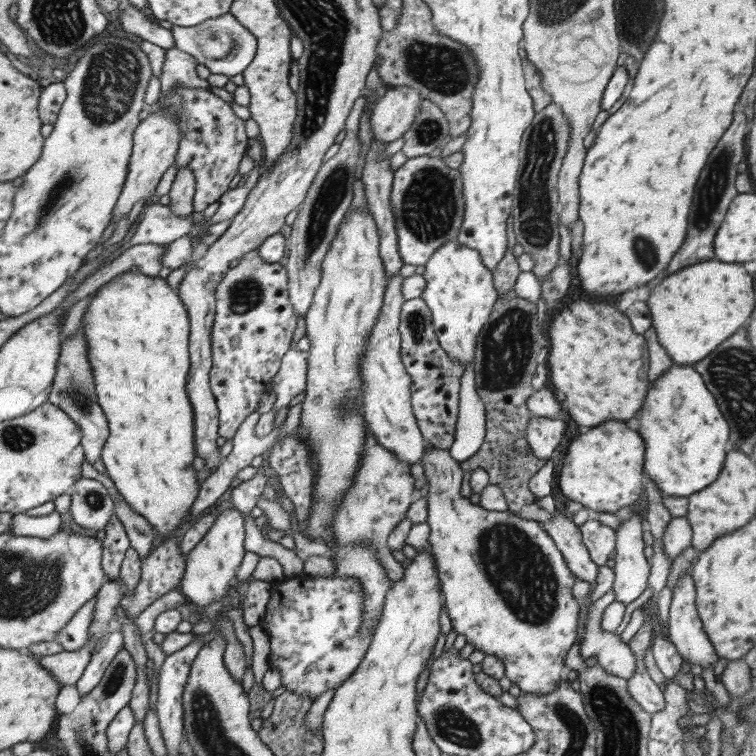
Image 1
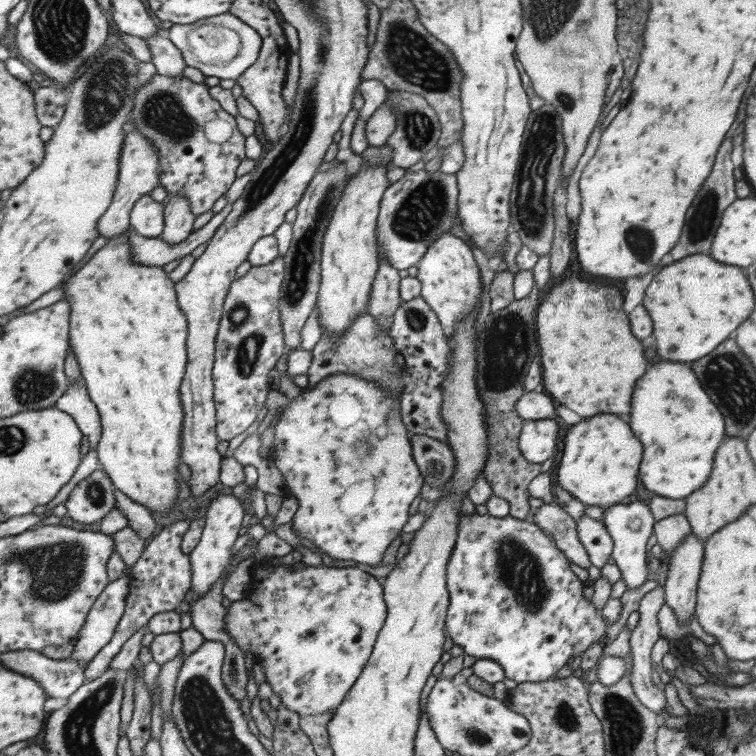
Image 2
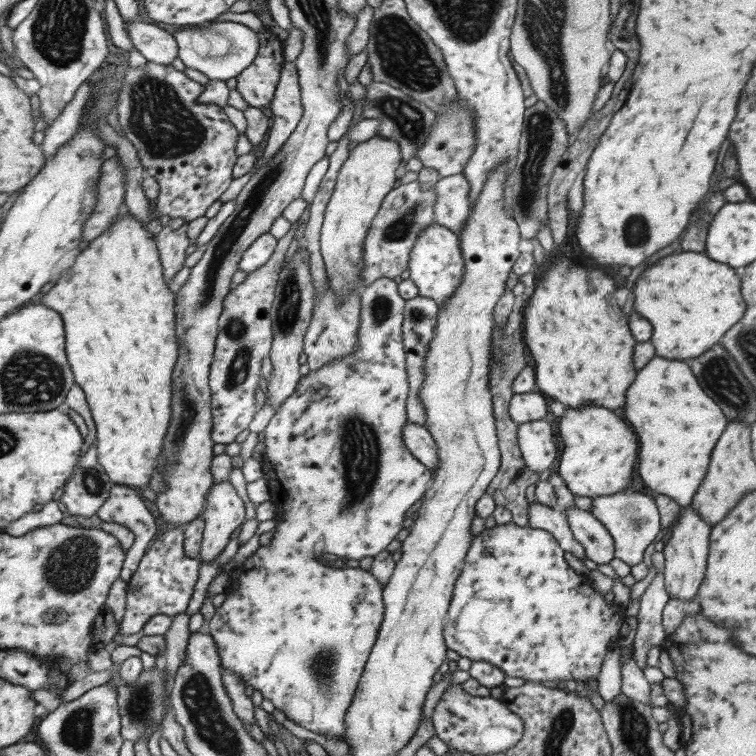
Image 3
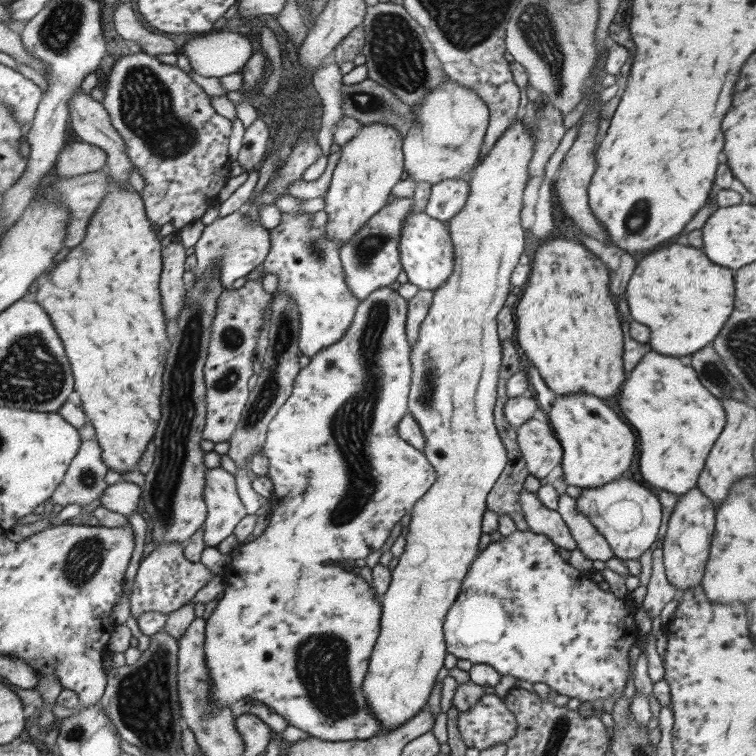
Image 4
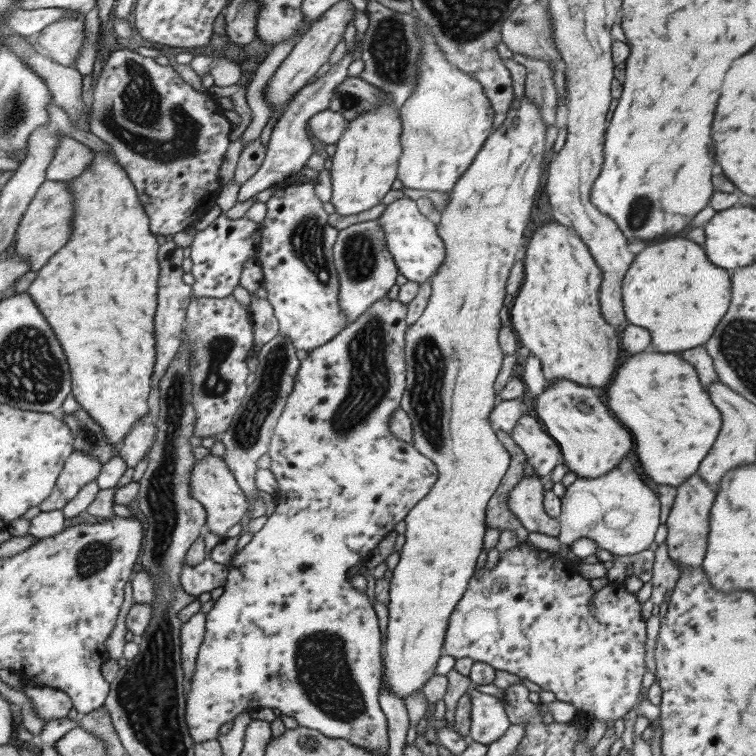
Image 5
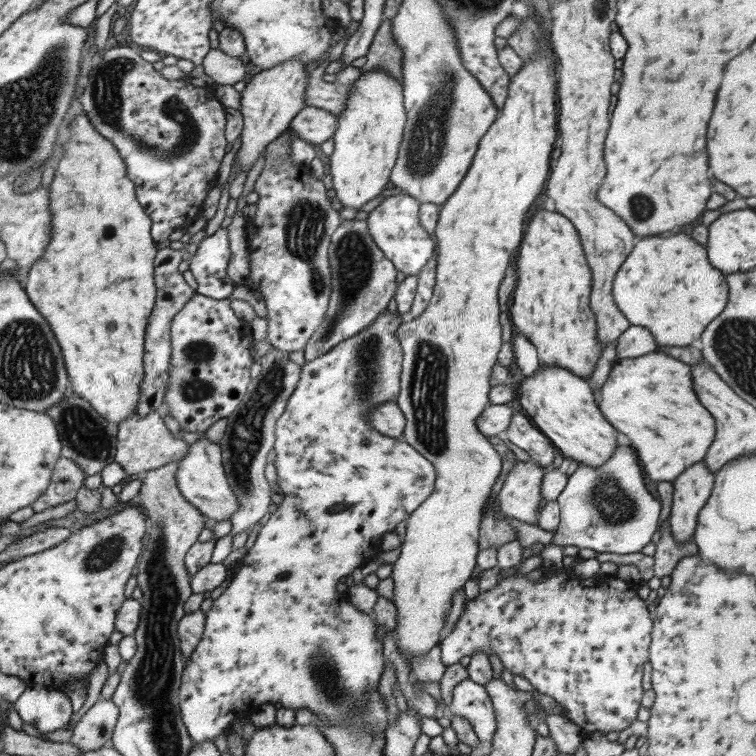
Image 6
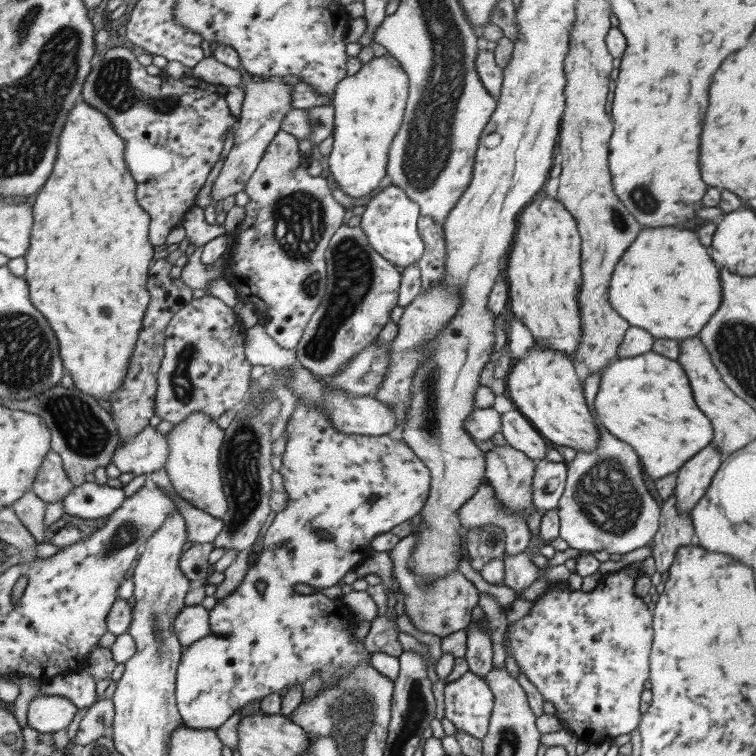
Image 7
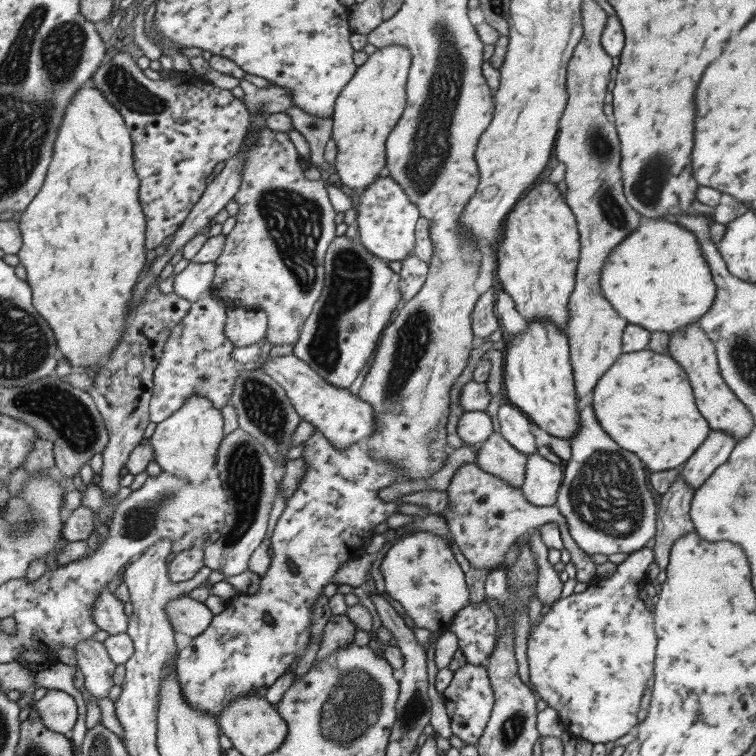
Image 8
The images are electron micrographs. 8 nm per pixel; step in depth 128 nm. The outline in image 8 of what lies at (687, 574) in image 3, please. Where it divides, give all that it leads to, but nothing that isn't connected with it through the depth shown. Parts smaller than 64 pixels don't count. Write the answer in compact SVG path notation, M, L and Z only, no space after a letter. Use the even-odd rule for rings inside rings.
M711 430L706 442L682 465L681 476L696 490L731 455L737 440L733 434Z

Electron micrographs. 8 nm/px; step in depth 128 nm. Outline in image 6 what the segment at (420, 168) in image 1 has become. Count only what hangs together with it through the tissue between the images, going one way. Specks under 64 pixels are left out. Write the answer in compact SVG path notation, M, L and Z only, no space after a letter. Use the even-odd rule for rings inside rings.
M344 220L332 233L328 249L332 272L332 286L324 318L304 345L304 360L312 362L319 355L330 352L337 344L368 328L387 310L388 302L397 289L394 264L386 259L370 236L367 222Z

